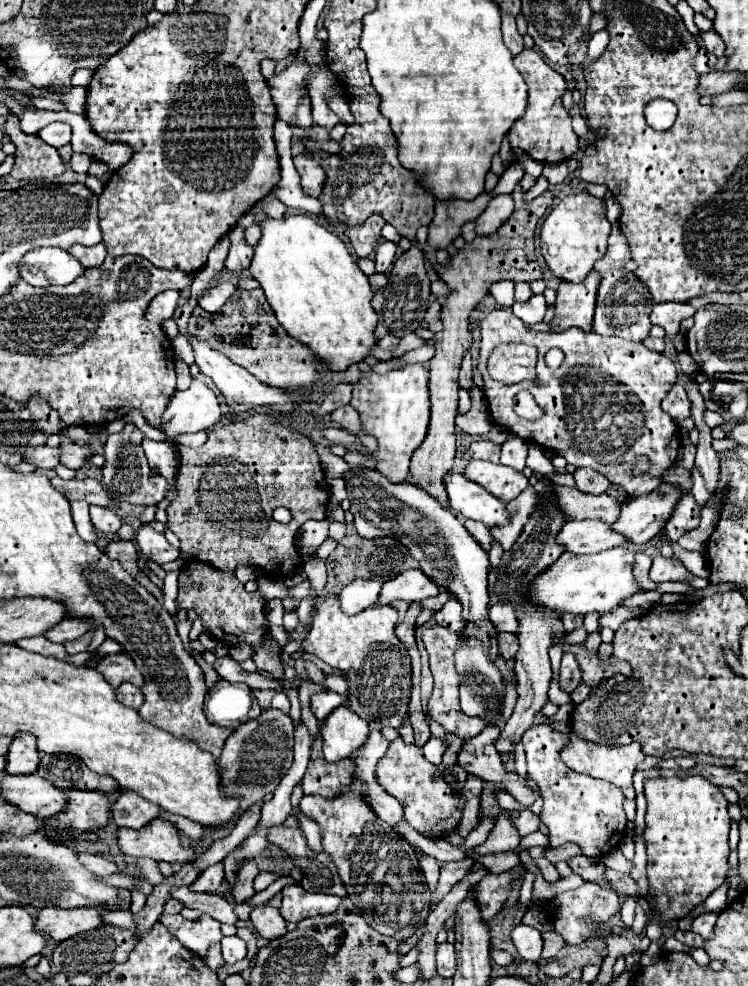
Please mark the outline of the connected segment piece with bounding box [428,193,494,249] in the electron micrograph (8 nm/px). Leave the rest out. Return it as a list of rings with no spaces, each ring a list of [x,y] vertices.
[[[482,193],[482,203],[468,203],[462,199],[438,199],[436,215],[428,231],[428,243],[436,249],[448,247],[448,243],[460,235],[462,223],[476,219],[486,209],[492,197],[492,193]]]

